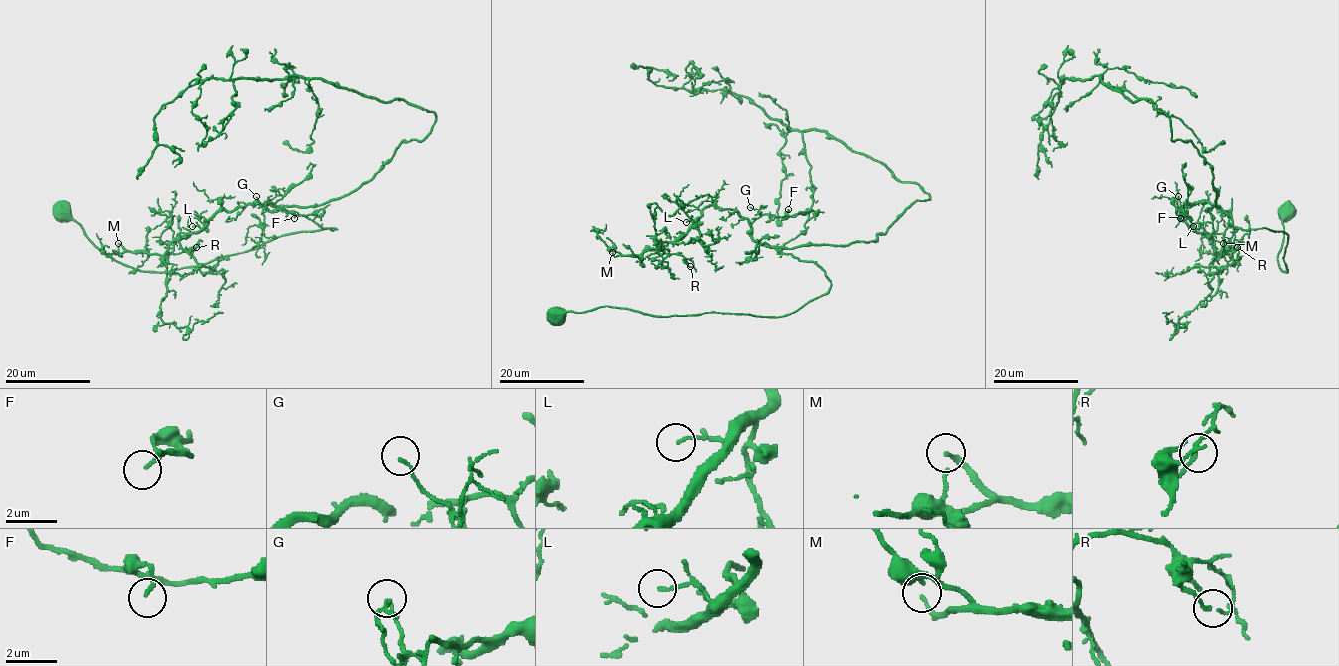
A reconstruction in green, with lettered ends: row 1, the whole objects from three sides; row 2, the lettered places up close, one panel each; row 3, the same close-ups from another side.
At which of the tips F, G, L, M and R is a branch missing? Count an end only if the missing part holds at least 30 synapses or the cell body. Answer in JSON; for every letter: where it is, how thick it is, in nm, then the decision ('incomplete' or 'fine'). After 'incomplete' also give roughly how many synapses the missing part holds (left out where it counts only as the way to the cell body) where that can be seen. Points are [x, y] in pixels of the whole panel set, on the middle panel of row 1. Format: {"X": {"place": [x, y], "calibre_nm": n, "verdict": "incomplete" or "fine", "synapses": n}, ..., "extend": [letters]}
{"F": {"place": [788, 209], "calibre_nm": 130, "verdict": "fine"}, "G": {"place": [750, 207], "calibre_nm": 100, "verdict": "fine"}, "L": {"place": [686, 222], "calibre_nm": 100, "verdict": "fine"}, "M": {"place": [612, 252], "calibre_nm": 110, "verdict": "incomplete", "synapses": 90}, "R": {"place": [690, 266], "calibre_nm": 140, "verdict": "fine"}, "extend": ["M"]}

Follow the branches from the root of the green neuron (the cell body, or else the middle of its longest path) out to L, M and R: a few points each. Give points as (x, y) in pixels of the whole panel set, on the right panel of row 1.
L: (1286, 210), (1277, 255), (1286, 272), (1283, 231), (1235, 228), (1232, 218), (1209, 202), (1177, 211), (1193, 226)
M: (1286, 210), (1277, 255), (1286, 272), (1285, 232), (1235, 228), (1209, 202), (1177, 211), (1219, 255), (1223, 243)
R: (1286, 210), (1277, 255), (1286, 272), (1285, 232), (1235, 228), (1209, 202), (1177, 211), (1220, 256), (1237, 247)

